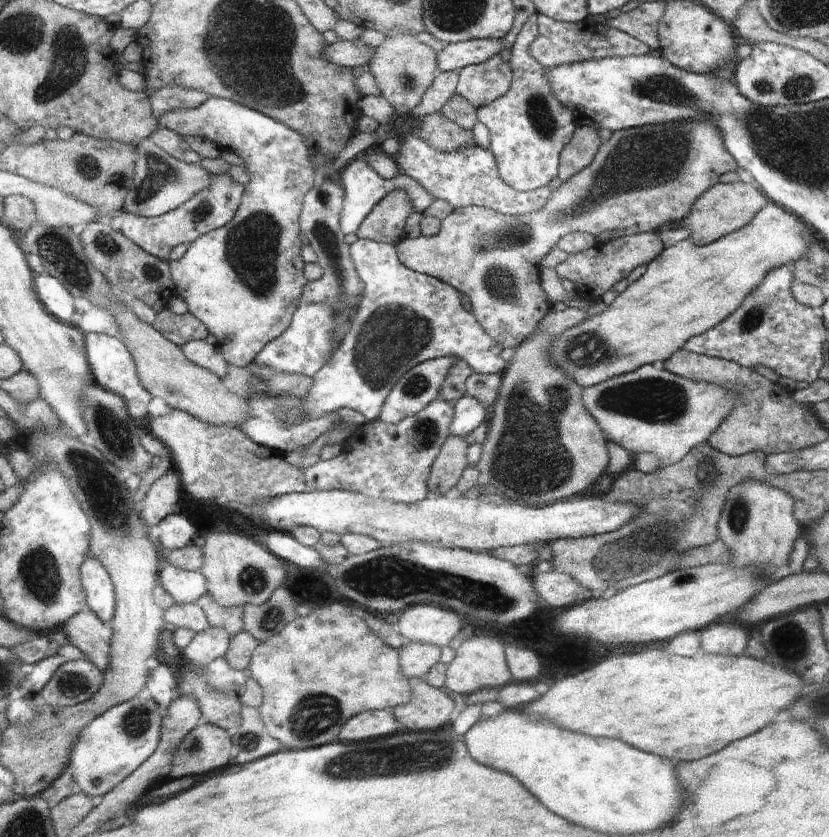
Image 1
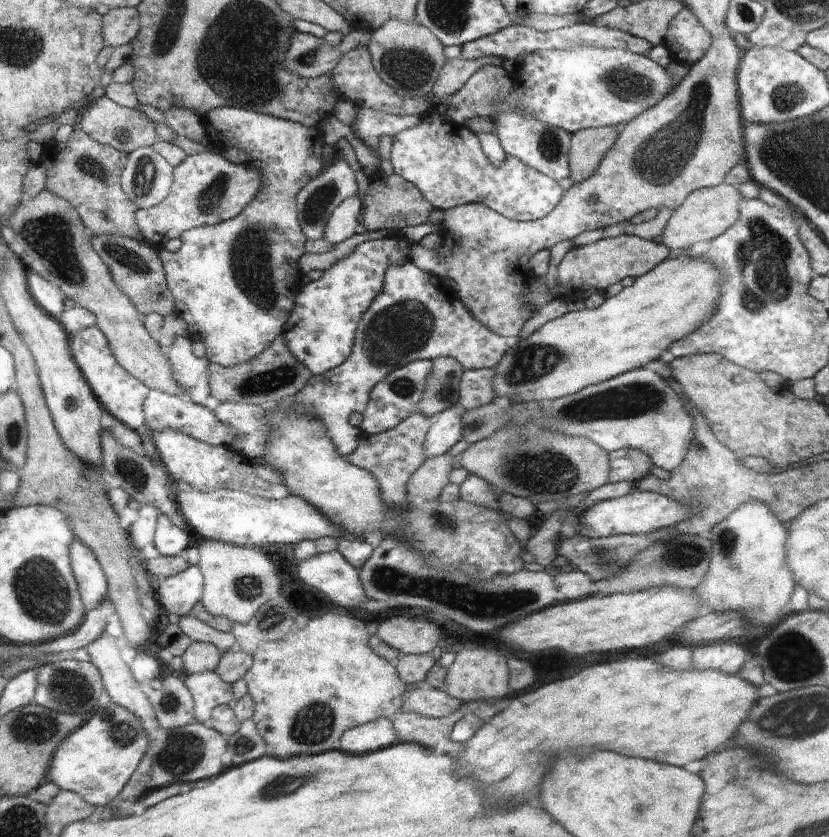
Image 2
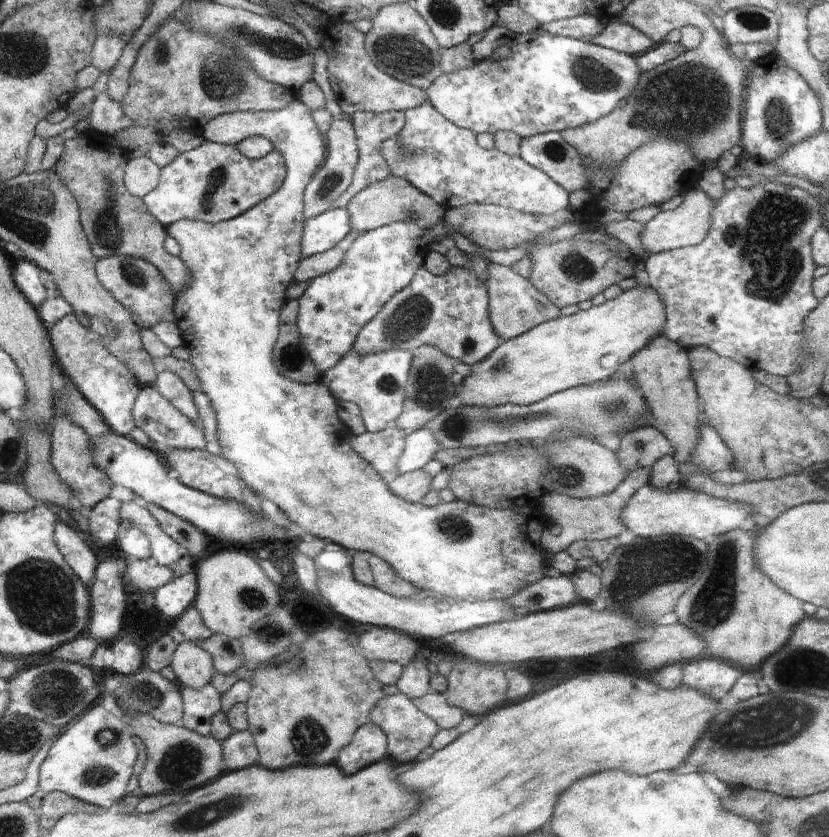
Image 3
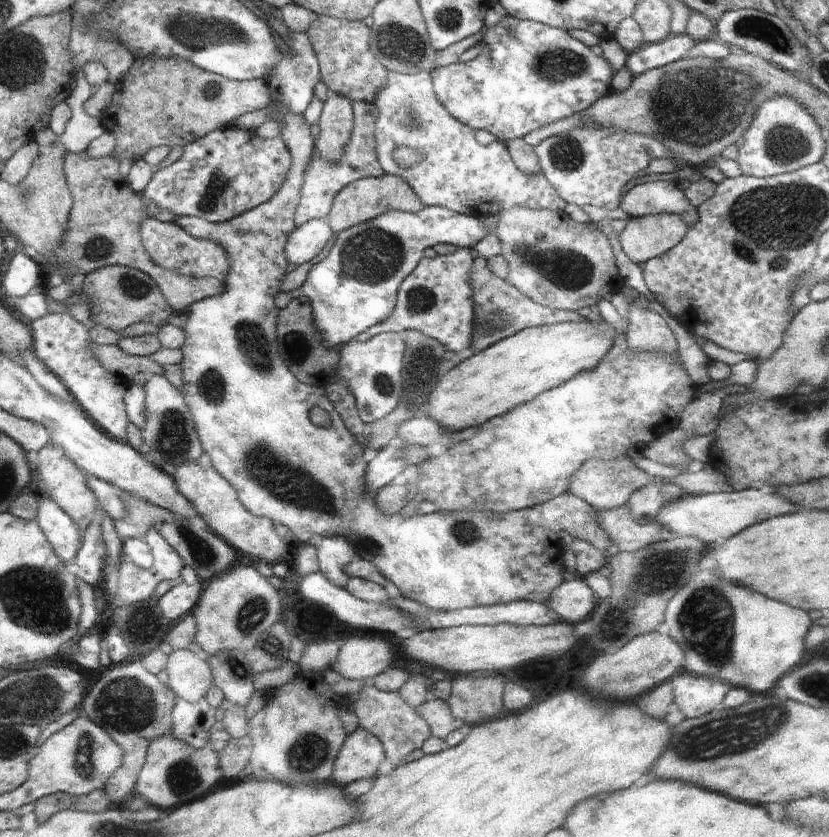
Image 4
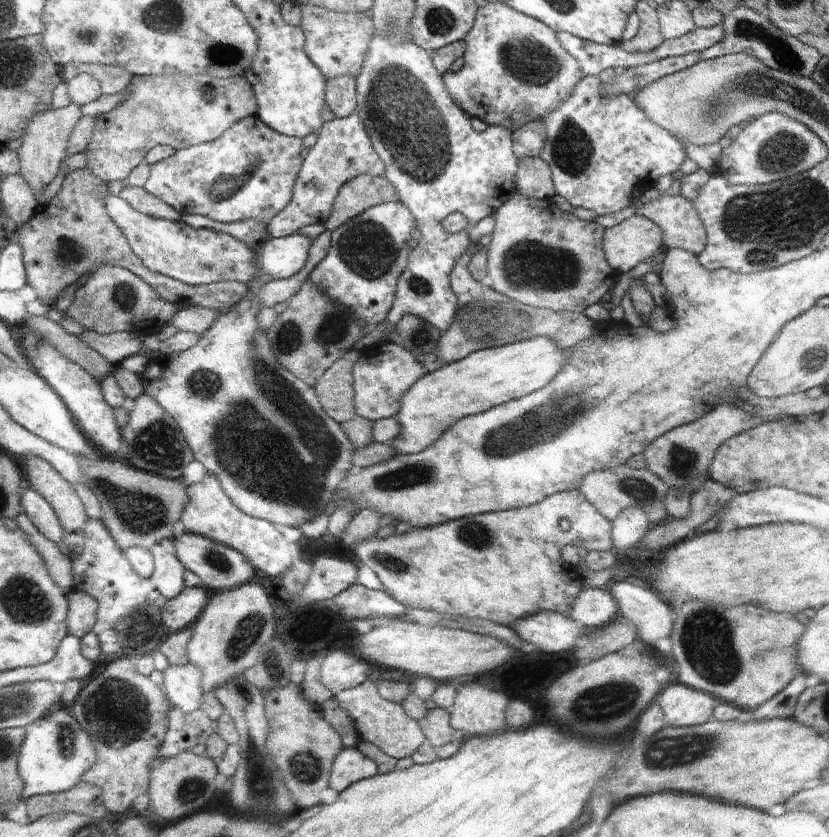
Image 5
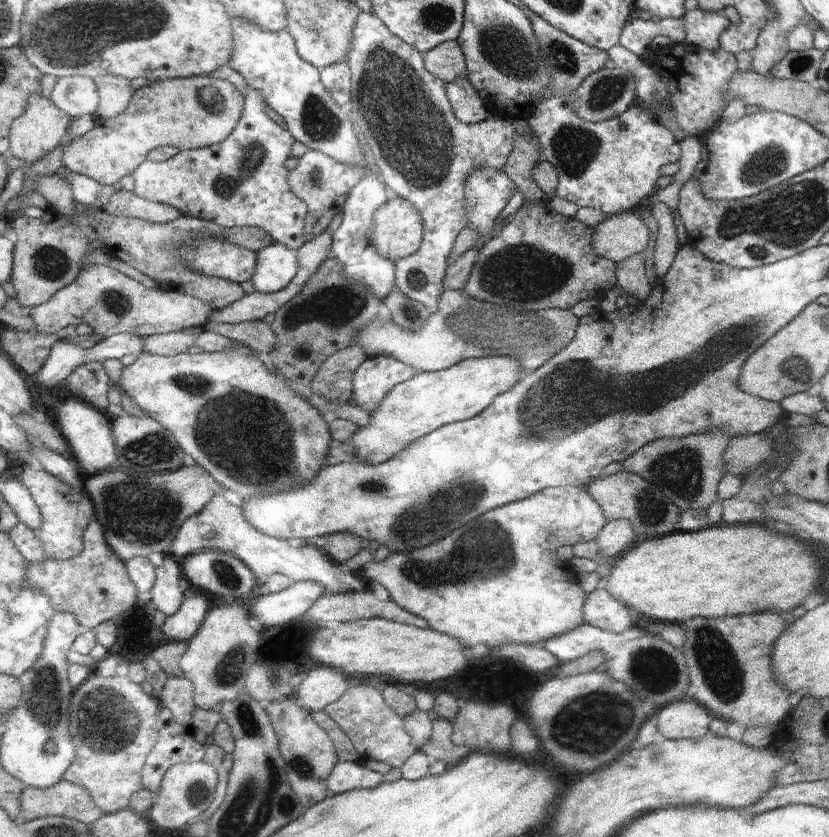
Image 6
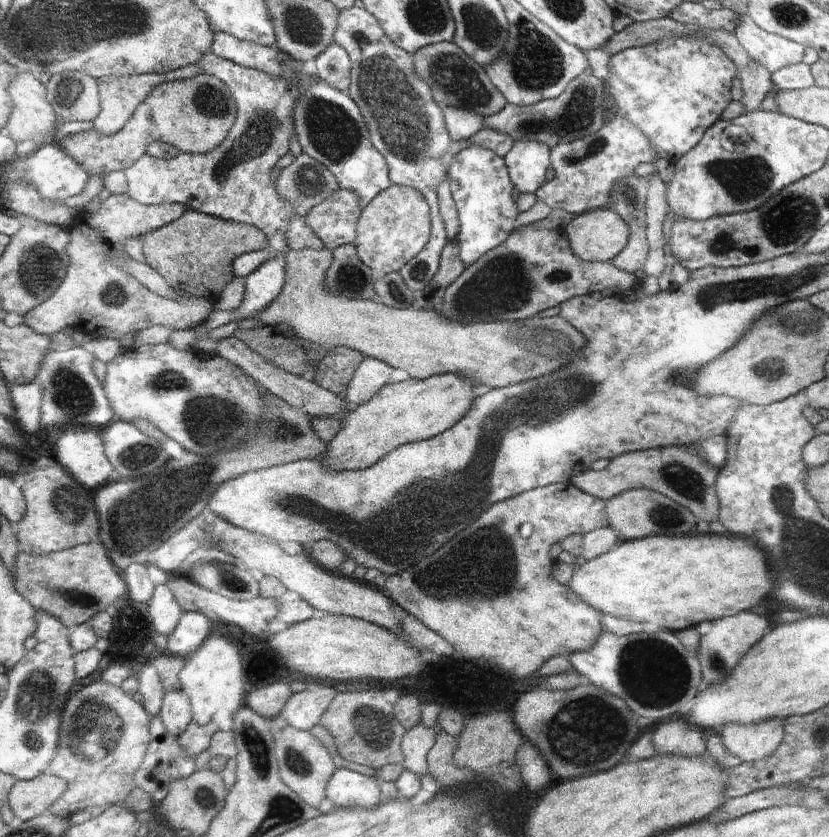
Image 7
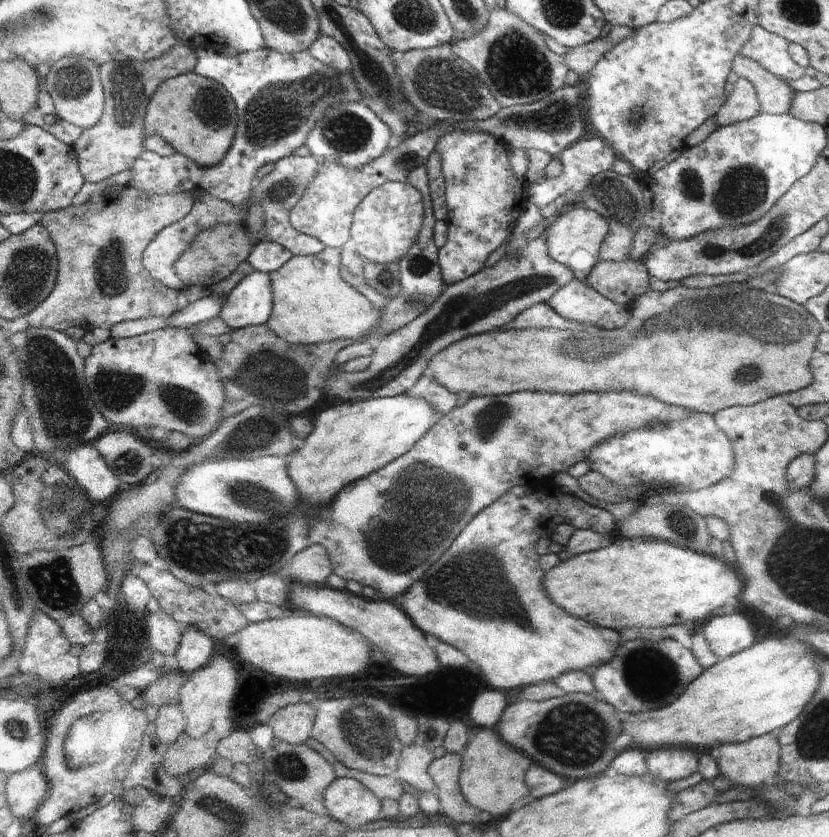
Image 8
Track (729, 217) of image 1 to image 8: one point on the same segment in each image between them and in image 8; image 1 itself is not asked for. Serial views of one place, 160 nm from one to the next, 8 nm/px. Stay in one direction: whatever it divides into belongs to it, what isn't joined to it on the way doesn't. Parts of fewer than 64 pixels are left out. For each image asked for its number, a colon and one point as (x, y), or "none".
2: (704, 214)
3: (687, 225)
4: (643, 238)
5: (636, 239)
6: (620, 236)
7: (599, 235)
8: (575, 238)

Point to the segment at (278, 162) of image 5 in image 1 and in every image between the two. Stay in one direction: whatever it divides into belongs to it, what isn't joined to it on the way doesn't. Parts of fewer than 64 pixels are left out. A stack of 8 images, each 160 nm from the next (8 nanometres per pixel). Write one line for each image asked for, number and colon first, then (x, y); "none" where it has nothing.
1: (214, 207)
2: (207, 189)
3: (215, 182)
4: (230, 171)

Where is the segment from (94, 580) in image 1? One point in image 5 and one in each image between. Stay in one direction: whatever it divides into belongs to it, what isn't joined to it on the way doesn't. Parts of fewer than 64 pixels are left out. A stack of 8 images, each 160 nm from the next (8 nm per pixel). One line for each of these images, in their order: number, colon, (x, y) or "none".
2: (93, 583)
3: (83, 561)
4: (62, 533)
5: (41, 513)

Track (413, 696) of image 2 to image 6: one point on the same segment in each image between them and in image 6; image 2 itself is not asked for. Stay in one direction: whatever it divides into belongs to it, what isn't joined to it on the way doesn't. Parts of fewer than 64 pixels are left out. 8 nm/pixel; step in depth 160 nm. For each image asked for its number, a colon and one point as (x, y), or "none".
3: (434, 705)
4: (436, 713)
5: (435, 725)
6: (439, 745)

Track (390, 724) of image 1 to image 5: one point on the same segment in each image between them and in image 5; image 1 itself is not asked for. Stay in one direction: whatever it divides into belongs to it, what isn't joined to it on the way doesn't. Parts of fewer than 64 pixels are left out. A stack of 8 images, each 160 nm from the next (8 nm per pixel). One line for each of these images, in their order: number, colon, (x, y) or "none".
2: (380, 733)
3: (369, 744)
4: (361, 753)
5: (350, 765)

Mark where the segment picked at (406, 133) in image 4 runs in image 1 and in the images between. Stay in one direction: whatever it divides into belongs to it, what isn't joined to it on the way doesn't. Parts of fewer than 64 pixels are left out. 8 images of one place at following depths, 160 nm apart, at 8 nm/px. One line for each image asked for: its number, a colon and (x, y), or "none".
1: (469, 176)
2: (444, 160)
3: (453, 170)

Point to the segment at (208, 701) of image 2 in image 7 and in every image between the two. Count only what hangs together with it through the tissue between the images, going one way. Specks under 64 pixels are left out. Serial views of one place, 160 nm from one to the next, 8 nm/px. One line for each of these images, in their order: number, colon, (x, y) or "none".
3: (200, 705)
4: (192, 723)
5: (187, 731)
6: (178, 743)
7: (167, 760)

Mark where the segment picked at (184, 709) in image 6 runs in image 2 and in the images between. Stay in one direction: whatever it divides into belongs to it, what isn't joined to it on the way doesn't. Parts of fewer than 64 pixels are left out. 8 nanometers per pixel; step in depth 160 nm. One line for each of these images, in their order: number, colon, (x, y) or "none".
2: (201, 656)
3: (193, 667)
4: (190, 676)
5: (183, 683)

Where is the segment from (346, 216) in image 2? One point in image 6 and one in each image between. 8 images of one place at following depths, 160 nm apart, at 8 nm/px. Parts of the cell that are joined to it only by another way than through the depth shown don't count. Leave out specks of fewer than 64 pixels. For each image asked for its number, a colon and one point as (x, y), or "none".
3: (320, 233)
4: (306, 242)
5: (281, 257)
6: (277, 264)

